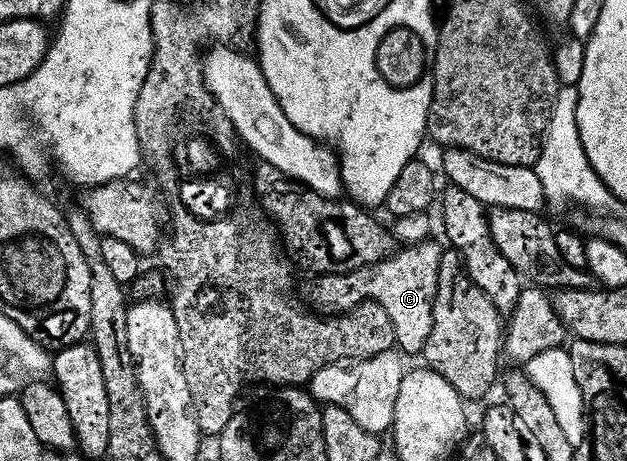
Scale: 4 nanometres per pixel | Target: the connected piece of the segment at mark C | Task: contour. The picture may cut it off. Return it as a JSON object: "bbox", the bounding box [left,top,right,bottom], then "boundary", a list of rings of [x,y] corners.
{"bbox":[306,239,443,357],"boundary":[[[430,239],[400,247],[391,256],[345,274],[322,273],[307,288],[306,303],[319,314],[338,314],[353,310],[366,300],[377,302],[393,322],[395,344],[400,353],[418,357],[433,326],[433,298],[437,290],[437,270],[443,248]]]}

